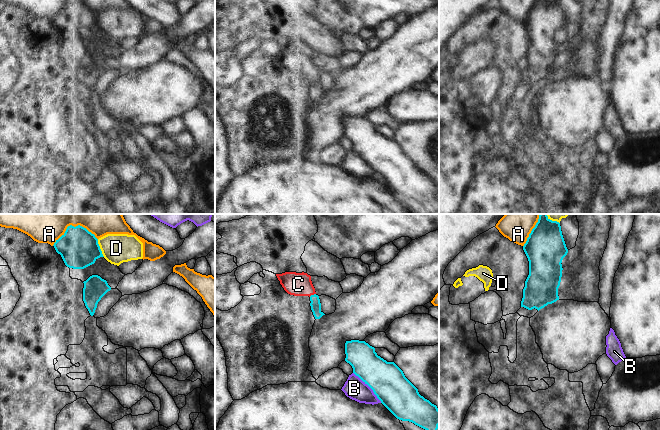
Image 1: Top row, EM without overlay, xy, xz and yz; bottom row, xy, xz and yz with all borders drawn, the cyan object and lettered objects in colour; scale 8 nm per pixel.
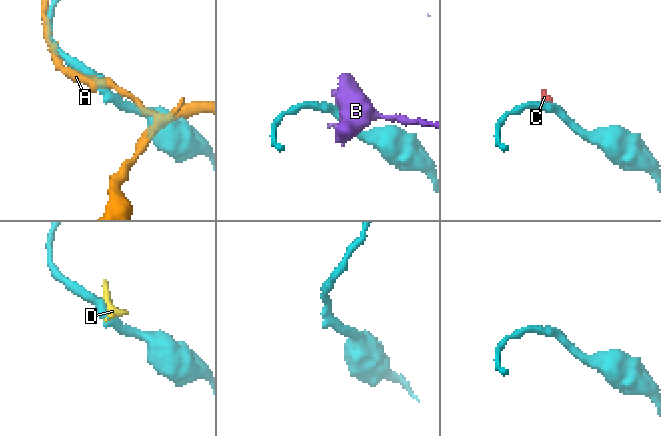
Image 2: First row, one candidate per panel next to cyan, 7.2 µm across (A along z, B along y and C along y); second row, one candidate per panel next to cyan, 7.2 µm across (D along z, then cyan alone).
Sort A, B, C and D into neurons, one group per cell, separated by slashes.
A / B / C / D

